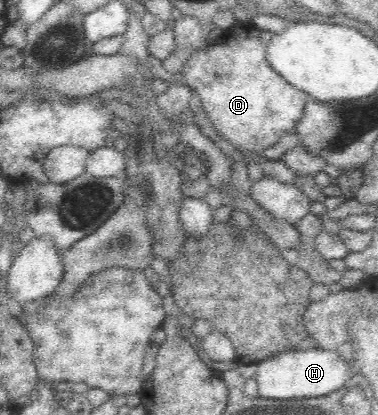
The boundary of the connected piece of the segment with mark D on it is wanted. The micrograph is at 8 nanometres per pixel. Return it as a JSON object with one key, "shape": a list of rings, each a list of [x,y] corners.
{"shape":[[[252,21],[241,26],[231,26],[222,35],[203,47],[196,49],[183,64],[179,79],[195,91],[205,114],[213,123],[219,136],[231,143],[236,150],[251,157],[261,157],[261,153],[273,147],[285,133],[296,129],[305,110],[309,95],[293,87],[277,75],[267,62],[267,47],[273,39],[273,32],[255,28]]]}

